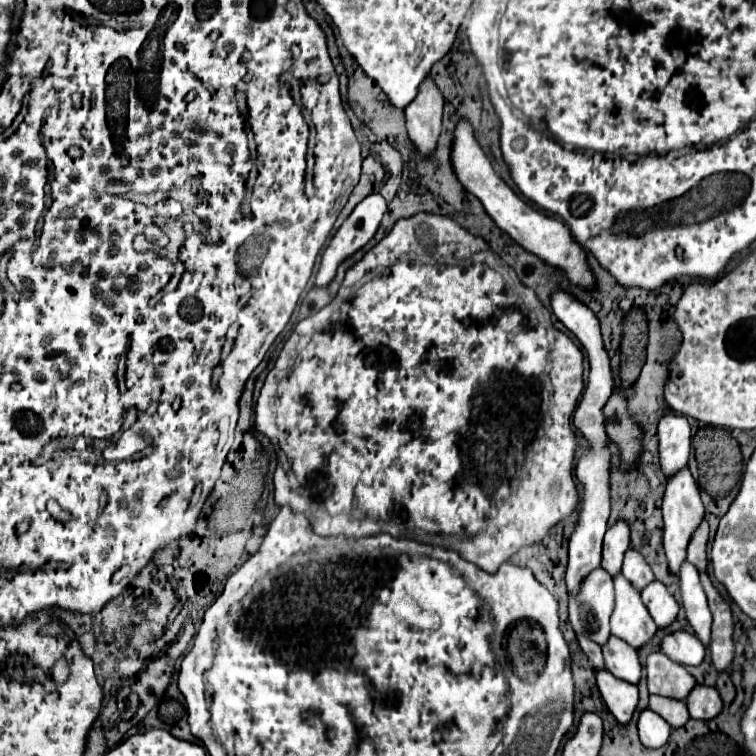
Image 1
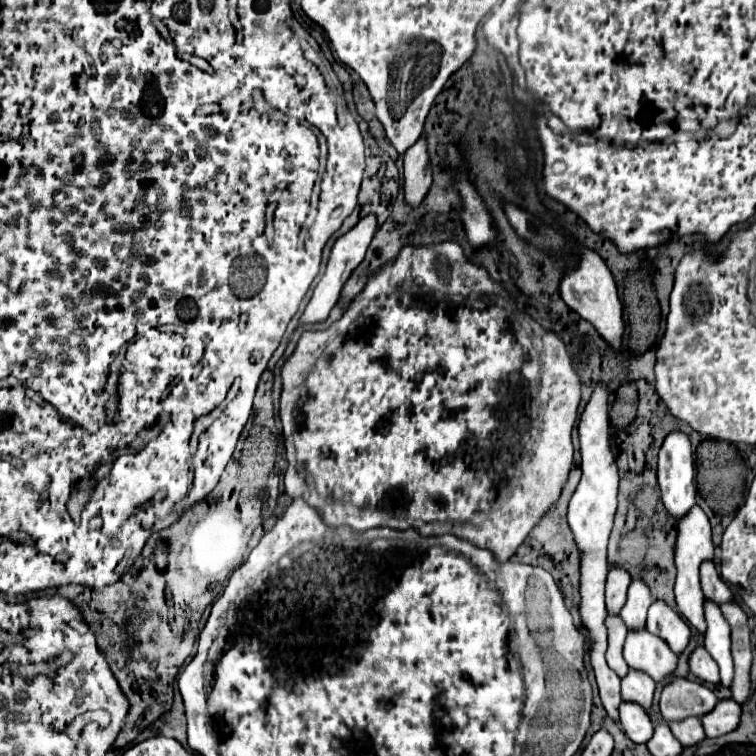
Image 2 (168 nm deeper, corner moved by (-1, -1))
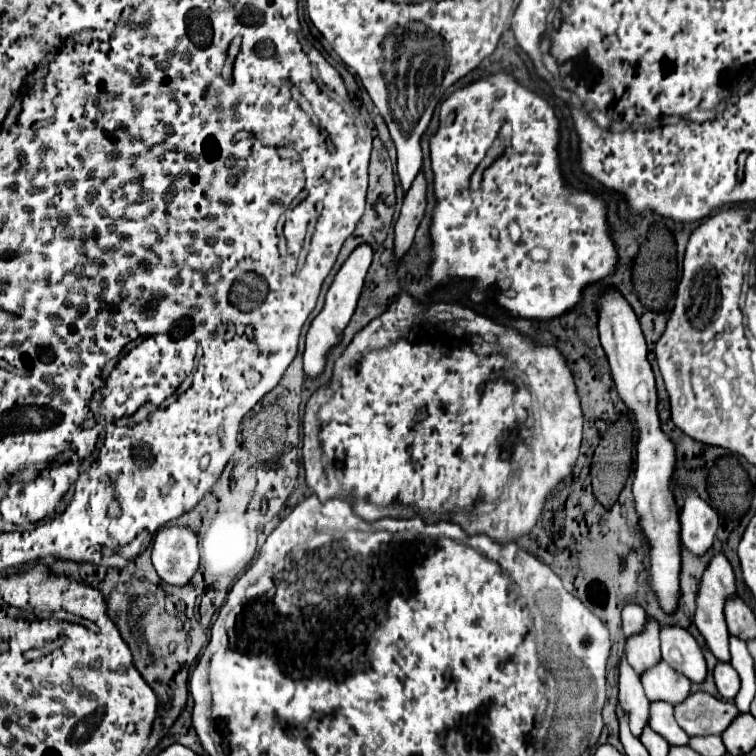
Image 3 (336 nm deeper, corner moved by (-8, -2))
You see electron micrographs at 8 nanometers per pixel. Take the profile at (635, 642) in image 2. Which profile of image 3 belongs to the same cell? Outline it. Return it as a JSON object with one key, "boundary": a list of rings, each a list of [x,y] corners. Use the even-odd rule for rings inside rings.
{"boundary":[[[660,662],[658,666],[646,670],[642,676],[642,686],[650,702],[662,700],[672,706],[678,706],[688,698],[688,694],[692,694],[692,682],[672,670],[666,662]]]}

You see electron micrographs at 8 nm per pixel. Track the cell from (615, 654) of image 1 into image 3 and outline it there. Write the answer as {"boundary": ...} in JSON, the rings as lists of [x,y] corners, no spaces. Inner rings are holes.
{"boundary":[[[652,702],[650,704],[650,728],[660,734],[670,746],[686,746],[688,734],[676,724],[674,708],[668,702]]]}

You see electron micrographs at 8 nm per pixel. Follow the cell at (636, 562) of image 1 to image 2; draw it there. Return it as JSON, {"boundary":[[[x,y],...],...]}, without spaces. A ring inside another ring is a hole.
{"boundary":[[[631,581],[629,591],[627,591],[627,603],[621,609],[621,619],[625,621],[625,625],[631,629],[643,627],[651,601],[653,597],[645,581]]]}

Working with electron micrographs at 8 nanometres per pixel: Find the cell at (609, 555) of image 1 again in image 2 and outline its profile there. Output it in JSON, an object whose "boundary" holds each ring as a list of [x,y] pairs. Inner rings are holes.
{"boundary":[[[619,565],[609,567],[607,583],[605,583],[605,601],[607,601],[609,613],[621,611],[621,605],[625,605],[629,583],[631,583],[631,577],[629,573],[625,573],[625,569],[621,569]]]}

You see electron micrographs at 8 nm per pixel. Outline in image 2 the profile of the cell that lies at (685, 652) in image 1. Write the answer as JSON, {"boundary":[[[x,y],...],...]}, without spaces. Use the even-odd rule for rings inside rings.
{"boundary":[[[695,647],[691,651],[691,655],[689,655],[689,669],[701,681],[719,685],[719,667],[711,659],[711,655],[705,651],[705,647]]]}

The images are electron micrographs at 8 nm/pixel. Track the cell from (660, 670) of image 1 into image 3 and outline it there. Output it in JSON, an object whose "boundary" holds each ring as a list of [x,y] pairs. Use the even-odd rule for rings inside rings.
{"boundary":[[[694,692],[684,704],[674,708],[676,722],[688,736],[720,736],[736,714],[740,710],[736,710],[734,702],[718,700],[708,692]]]}

